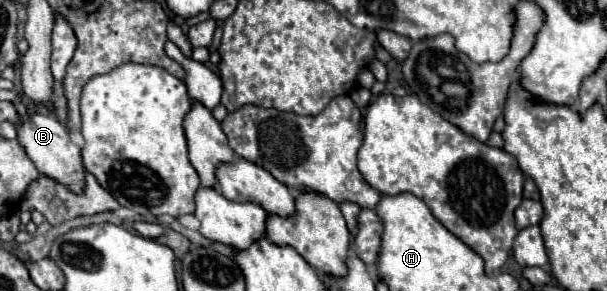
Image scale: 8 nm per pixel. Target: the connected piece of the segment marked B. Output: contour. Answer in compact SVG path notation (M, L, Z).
M31 114L17 128L17 140L25 148L27 156L33 160L39 174L57 178L57 182L65 182L69 190L81 190L81 186L85 186L85 166L81 162L81 148L71 142L67 128L53 114Z

